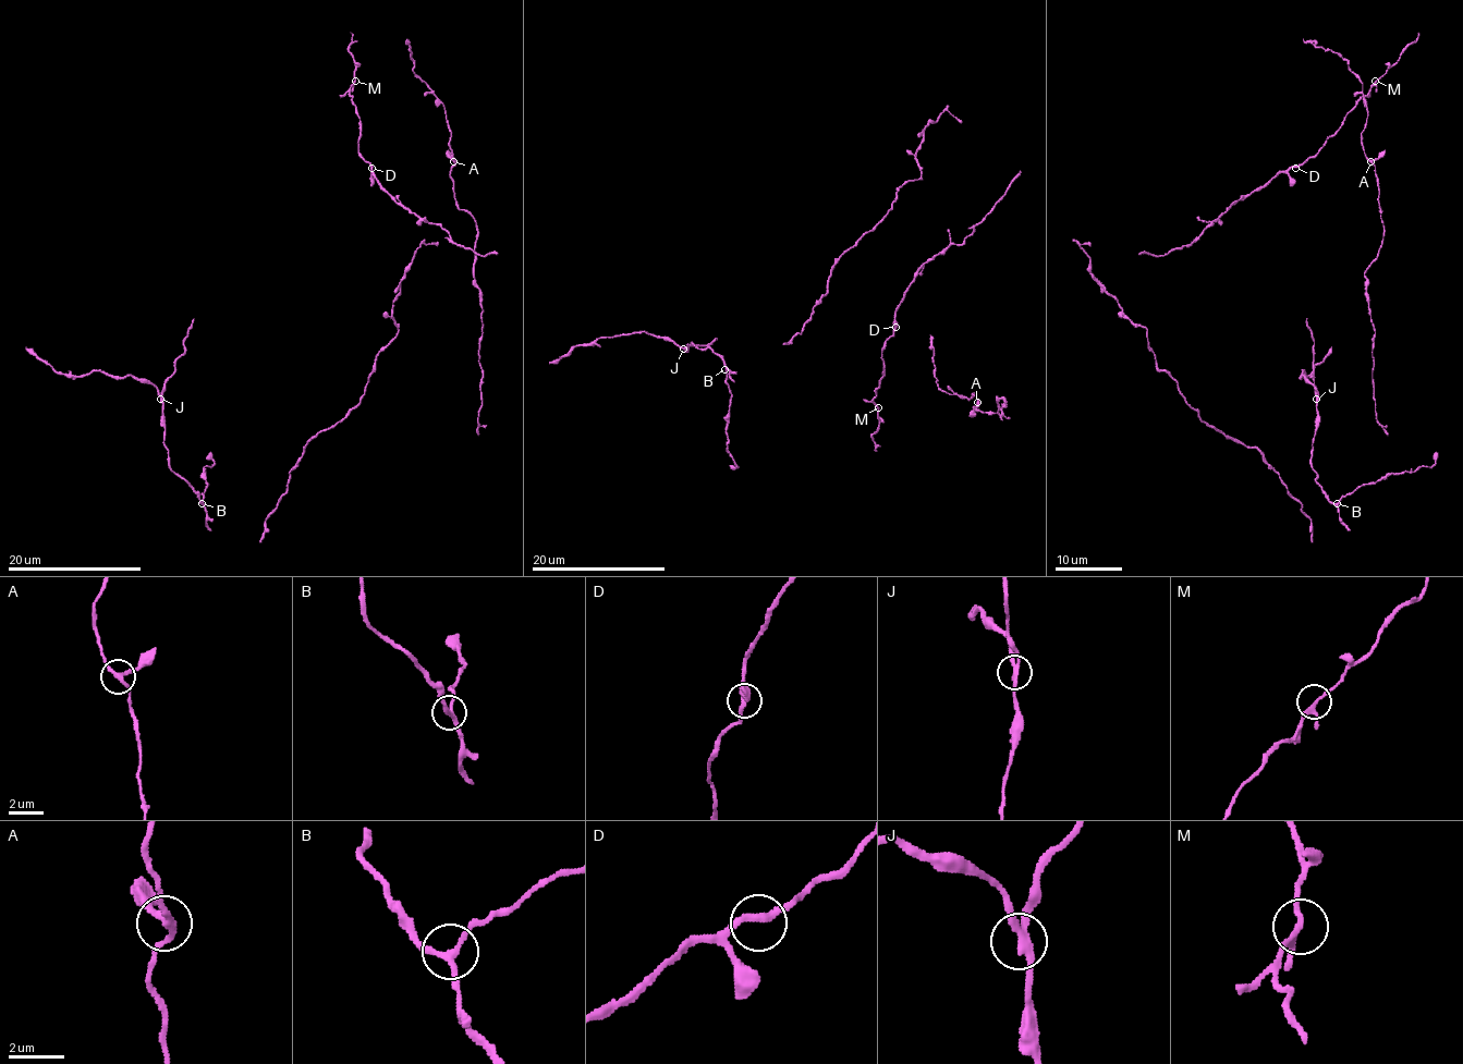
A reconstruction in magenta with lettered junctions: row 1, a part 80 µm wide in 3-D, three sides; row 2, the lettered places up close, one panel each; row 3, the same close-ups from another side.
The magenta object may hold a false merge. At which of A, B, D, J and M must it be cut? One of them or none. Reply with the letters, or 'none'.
J

